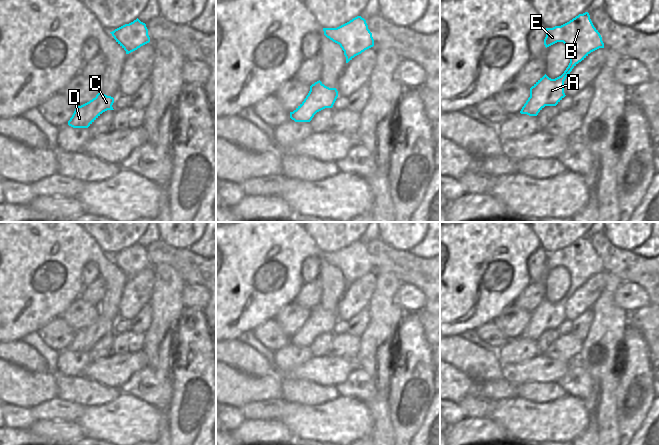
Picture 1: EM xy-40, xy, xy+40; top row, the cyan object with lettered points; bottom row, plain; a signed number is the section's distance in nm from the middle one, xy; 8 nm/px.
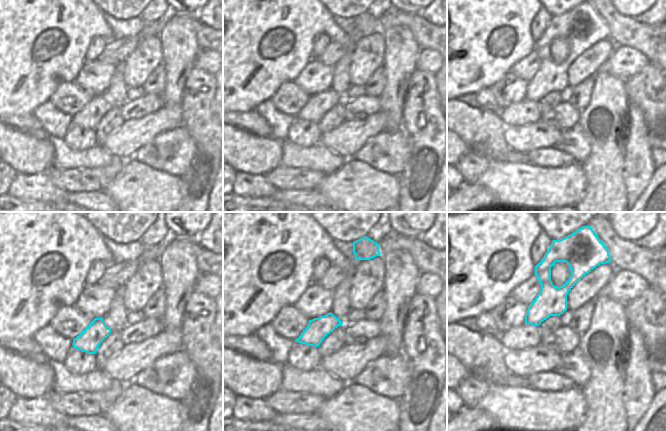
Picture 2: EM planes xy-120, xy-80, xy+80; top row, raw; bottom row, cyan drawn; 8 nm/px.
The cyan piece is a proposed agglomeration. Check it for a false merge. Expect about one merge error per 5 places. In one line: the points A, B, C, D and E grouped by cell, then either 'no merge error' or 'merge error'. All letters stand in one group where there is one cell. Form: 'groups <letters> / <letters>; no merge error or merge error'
groups A B C D E; no merge error

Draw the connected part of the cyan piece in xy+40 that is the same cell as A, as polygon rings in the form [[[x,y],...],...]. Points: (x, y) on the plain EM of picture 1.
[[[588,236],[561,250],[546,252],[545,271],[557,266],[563,266],[568,271],[570,287],[561,300],[551,303],[545,298],[530,312],[530,321],[522,331],[521,338],[537,340],[545,330],[556,330],[566,320],[564,305],[572,293],[591,276],[604,272],[602,261]]]

